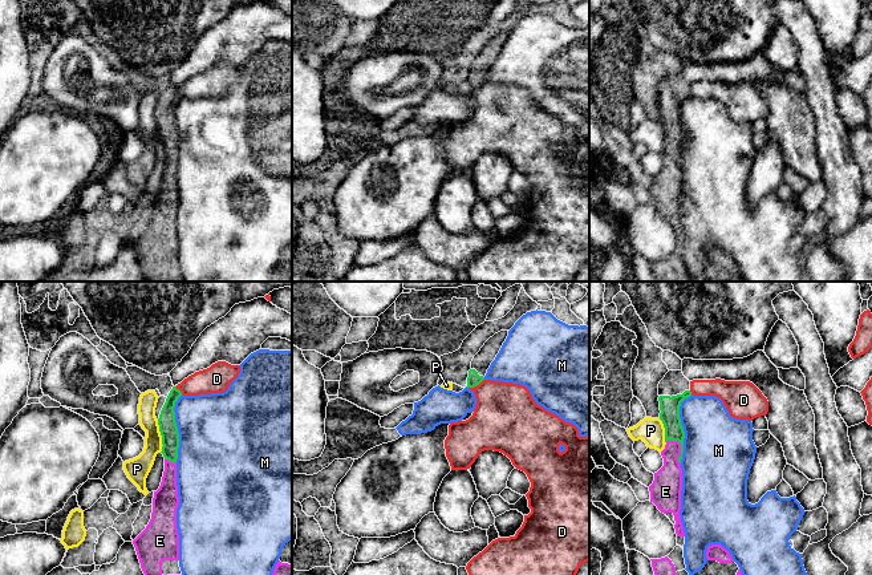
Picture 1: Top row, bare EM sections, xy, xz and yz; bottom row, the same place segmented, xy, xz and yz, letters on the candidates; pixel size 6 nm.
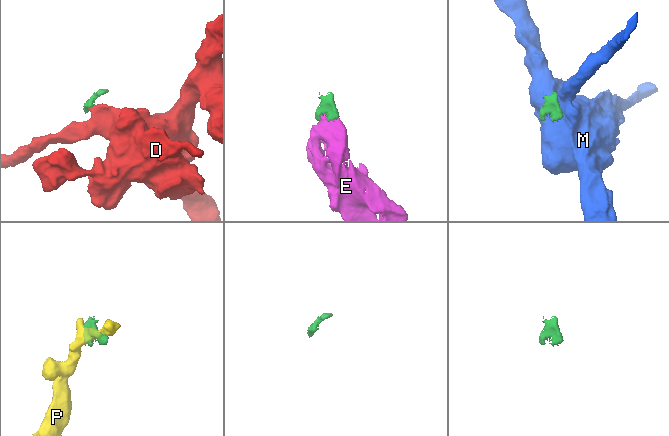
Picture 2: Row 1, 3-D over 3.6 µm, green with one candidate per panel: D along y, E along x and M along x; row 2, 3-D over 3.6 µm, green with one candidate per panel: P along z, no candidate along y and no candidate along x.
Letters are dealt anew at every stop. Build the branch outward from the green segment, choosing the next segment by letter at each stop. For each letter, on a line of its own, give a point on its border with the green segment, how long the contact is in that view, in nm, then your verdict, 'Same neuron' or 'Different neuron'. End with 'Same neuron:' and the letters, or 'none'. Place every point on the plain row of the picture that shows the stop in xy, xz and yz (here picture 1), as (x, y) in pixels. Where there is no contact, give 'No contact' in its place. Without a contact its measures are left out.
D: Touches green at xz (475, 88). Shared border 110 nm. Different neuron
E: Touches green at yz (681, 150). Shared border 160 nm. Same neuron
M: Touches green at yz (682, 130). Shared border 440 nm. Different neuron
P: Touches green at xy (161, 137). Shared border 200 nm. Different neuron
Same neuron: E

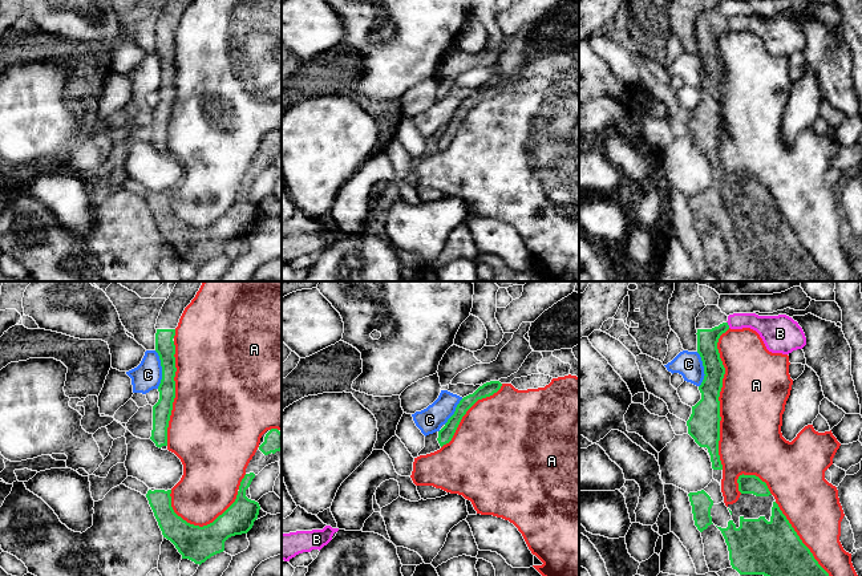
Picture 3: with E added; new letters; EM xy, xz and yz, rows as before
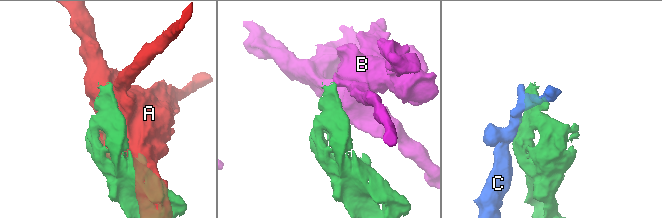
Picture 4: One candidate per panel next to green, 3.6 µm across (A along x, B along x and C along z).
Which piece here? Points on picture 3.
A: Touches green at yz (717, 101). Shared border 850 nm. Different neuron
B: Touches green at yz (727, 27). Shared border 40 nm. Different neuron
C: Touches green at xy (162, 72). Shared border 240 nm. Different neuron
Same neuron: none

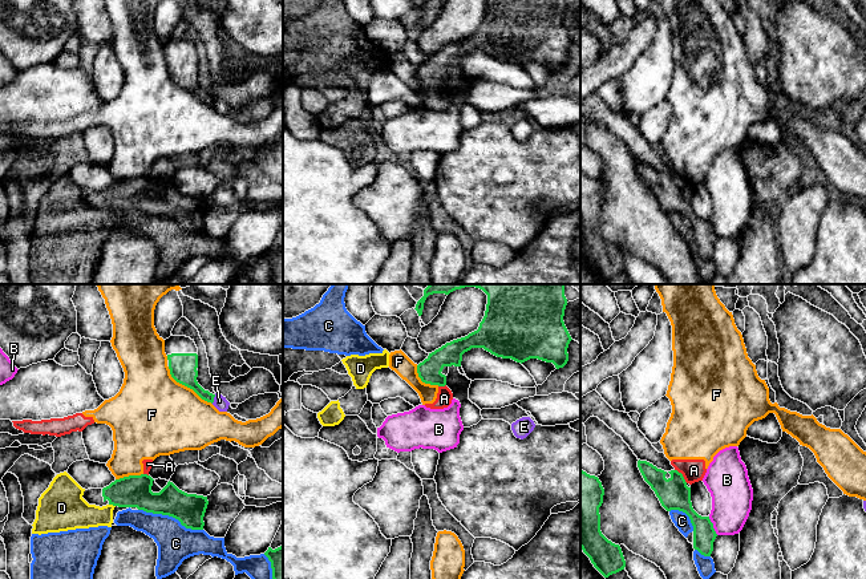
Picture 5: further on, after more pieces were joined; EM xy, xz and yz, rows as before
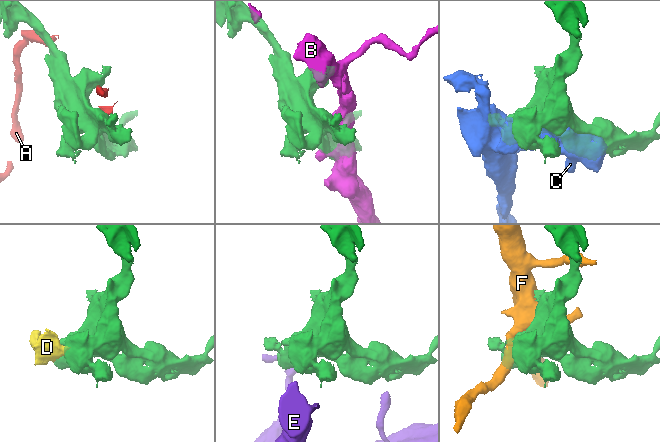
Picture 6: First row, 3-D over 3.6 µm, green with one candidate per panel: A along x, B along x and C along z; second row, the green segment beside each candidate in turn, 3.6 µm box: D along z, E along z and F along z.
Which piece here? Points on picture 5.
A: Touches green at yz (682, 178). Shared border 120 nm. Different neuron
B: Touches green at yz (712, 229). Shared border 130 nm. Different neuron
C: Touches green at xy (170, 218). Shared border 420 nm. Different neuron
D: Touches green at xy (112, 206). Shared border 40 nm. Different neuron
E: Touches green at xy (213, 101). Shared border 60 nm. Different neuron
F: Touches green at xy (187, 89). Shared border 360 nm. Different neuron
Same neuron: none

